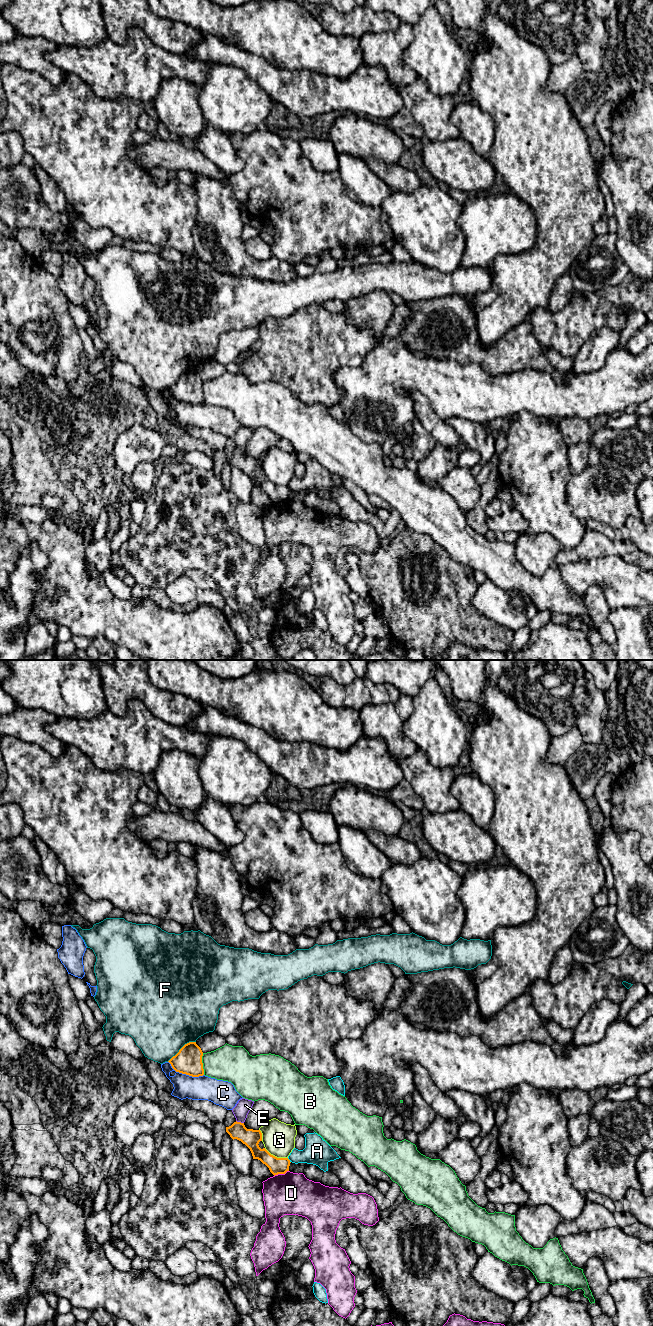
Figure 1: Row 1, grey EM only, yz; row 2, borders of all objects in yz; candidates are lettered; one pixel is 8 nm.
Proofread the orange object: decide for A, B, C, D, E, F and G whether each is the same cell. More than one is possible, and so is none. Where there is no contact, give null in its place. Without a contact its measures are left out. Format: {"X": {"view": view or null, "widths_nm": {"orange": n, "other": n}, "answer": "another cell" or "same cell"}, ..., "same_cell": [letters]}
{"A": {"view": "yz", "widths_nm": {"orange": 130, "other": 220}, "answer": "another cell"}, "B": {"view": "yz", "widths_nm": {"orange": 220, "other": 280}, "answer": "another cell"}, "C": {"view": "yz", "widths_nm": {"orange": 220, "other": 190}, "answer": "another cell"}, "D": {"view": "yz", "widths_nm": {"orange": 130, "other": 340}, "answer": "another cell"}, "E": {"view": "yz", "widths_nm": {"orange": 140, "other": 120}, "answer": "another cell"}, "F": {"view": "yz", "widths_nm": {"orange": 220, "other": 500}, "answer": "another cell"}, "G": {"view": "yz", "widths_nm": {"orange": 140, "other": 260}, "answer": "another cell"}, "same_cell": []}

